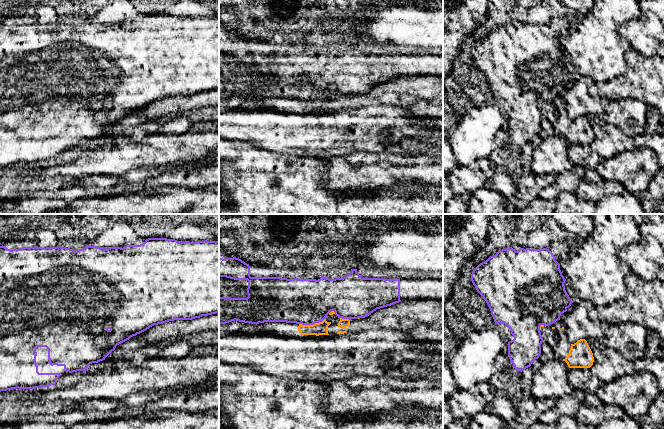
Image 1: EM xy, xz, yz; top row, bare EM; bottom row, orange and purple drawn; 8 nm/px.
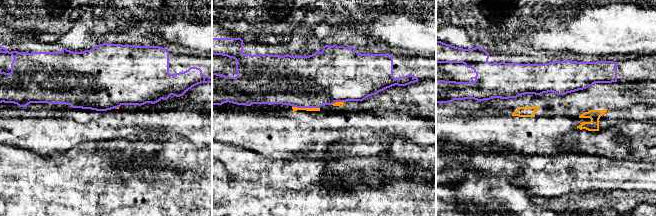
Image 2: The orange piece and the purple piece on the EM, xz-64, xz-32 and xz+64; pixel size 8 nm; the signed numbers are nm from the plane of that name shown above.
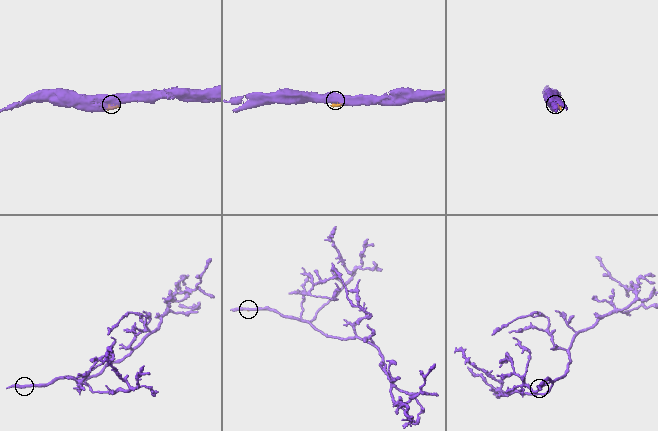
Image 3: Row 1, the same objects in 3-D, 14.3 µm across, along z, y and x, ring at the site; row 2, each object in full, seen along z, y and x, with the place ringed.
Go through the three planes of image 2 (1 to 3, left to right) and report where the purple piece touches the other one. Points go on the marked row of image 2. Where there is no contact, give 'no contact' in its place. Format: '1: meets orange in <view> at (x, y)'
1: no contact
2: meets orange in xz-32 at (306, 108)
3: no contact

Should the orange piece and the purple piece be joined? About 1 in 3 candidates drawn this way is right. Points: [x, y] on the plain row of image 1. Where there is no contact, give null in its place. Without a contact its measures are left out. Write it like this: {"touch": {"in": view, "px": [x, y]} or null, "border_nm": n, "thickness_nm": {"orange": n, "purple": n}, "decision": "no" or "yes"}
{"touch": {"in": "xz", "px": [313, 100]}, "border_nm": 220, "thickness_nm": {"orange": 110, "purple": 360}, "decision": "no"}

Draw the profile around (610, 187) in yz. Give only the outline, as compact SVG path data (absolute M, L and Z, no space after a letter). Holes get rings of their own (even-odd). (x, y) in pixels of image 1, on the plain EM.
M582 180L576 195L582 200L598 202L605 196L621 195L625 191L625 187L617 181L603 180L601 183L590 183Z

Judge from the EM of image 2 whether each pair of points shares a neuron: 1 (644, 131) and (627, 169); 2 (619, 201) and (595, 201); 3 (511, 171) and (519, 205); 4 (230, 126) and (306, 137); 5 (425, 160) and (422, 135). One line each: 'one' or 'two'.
1: two
2: one
3: one
4: one
5: two

